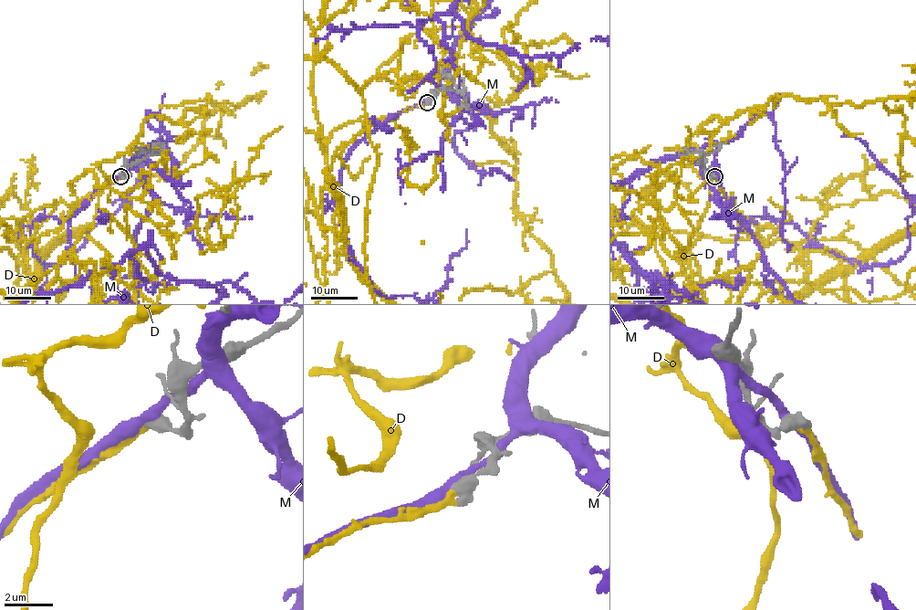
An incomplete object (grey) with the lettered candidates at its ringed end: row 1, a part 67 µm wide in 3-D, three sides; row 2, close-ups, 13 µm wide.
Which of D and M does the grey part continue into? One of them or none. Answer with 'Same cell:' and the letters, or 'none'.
Same cell: D

